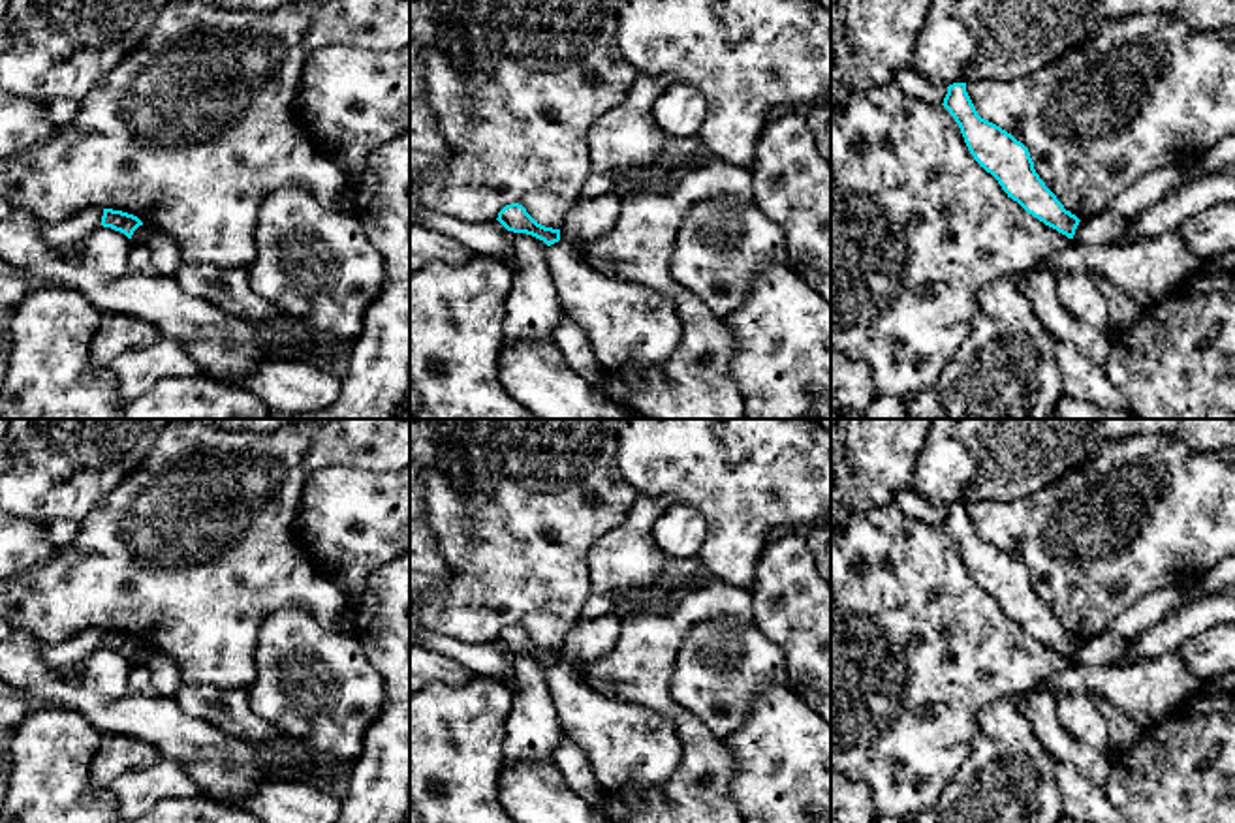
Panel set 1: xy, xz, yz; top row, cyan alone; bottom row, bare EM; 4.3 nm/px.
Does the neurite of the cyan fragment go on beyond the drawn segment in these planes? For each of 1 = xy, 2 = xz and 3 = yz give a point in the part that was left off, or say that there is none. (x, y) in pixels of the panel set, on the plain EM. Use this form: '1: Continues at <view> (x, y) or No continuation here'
1: No continuation here
2: No continuation here
3: No continuation here

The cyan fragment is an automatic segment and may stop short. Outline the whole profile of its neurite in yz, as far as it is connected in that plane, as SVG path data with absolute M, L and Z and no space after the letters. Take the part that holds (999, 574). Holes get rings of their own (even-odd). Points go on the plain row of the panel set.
M953 504L942 524L961 549L974 581L991 594L1002 611L1028 635L1073 660L1079 639L1064 629L1034 590L1028 569L1000 547L981 539L966 513Z

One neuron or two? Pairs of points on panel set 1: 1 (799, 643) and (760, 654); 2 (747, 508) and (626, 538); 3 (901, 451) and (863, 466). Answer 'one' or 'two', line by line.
1: two
2: two
3: one

